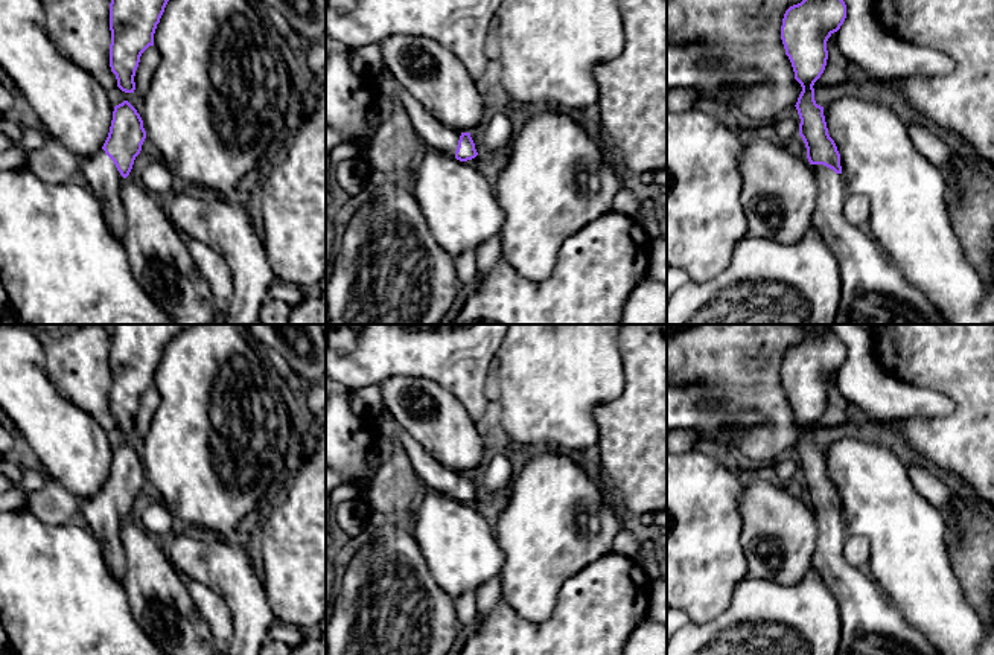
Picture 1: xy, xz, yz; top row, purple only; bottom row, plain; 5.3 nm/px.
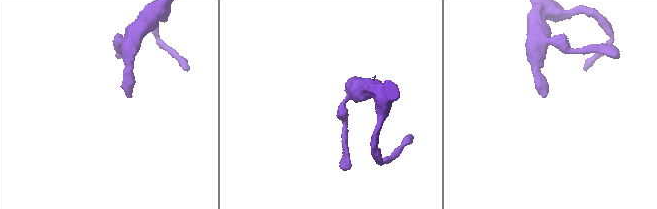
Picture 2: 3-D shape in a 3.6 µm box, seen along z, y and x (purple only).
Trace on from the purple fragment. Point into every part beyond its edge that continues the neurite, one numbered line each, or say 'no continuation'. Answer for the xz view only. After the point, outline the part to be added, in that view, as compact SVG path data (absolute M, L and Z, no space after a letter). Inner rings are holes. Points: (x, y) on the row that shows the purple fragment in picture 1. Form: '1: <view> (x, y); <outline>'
1: xz (434, 134); M400 85L399 97L409 113L411 123L419 134L422 143L441 154L455 158L455 151L461 131L444 126L432 114L426 114L420 104Z

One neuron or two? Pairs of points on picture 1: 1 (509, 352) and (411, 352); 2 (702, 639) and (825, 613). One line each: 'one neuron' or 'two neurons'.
1: two neurons
2: one neuron

